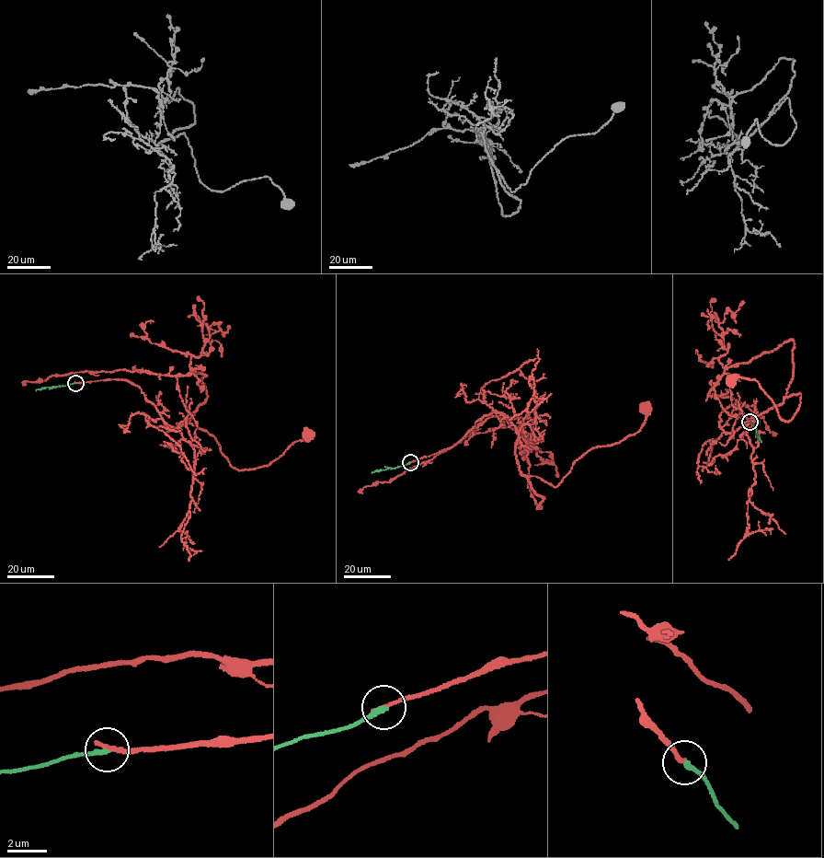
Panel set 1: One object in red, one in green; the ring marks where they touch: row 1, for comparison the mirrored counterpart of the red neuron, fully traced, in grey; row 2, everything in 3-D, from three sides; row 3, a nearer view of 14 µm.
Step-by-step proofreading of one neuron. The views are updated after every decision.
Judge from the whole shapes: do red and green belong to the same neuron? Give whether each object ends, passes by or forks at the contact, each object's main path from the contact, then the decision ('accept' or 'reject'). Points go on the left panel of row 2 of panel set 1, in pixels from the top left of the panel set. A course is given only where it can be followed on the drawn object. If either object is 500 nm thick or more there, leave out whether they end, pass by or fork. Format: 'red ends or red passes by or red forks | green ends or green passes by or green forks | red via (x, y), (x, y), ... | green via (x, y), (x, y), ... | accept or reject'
red ends | green ends | red via (75, 382), (138, 387), (167, 424), (207, 431), (239, 470), (268, 466), (309, 434) | green via (75, 383), (35, 390) | reject

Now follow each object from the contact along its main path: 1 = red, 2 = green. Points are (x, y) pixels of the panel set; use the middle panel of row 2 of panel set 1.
1: (410, 462), (450, 448), (493, 411), (516, 430), (522, 475), (556, 486), (582, 455), (635, 434), (646, 406)
2: (410, 462), (371, 472)

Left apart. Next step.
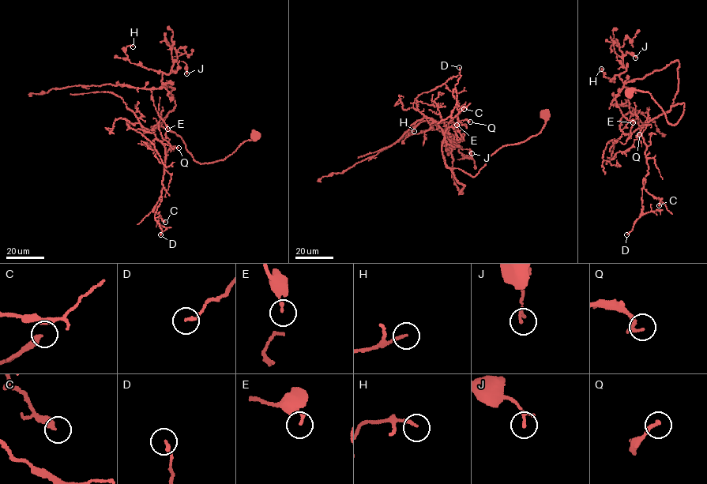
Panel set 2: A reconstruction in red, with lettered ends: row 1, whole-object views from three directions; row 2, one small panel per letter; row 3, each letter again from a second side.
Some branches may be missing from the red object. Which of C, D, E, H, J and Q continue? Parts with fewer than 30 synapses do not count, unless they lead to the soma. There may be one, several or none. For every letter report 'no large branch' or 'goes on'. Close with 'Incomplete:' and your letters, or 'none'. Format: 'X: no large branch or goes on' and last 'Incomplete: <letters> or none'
C: no large branch
D: no large branch
E: no large branch
H: no large branch
J: no large branch
Q: no large branch
Incomplete: none

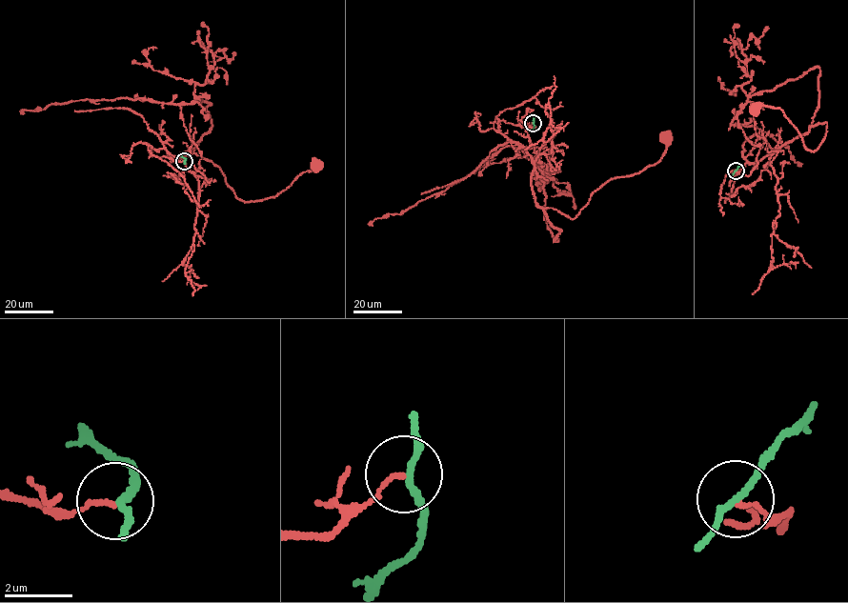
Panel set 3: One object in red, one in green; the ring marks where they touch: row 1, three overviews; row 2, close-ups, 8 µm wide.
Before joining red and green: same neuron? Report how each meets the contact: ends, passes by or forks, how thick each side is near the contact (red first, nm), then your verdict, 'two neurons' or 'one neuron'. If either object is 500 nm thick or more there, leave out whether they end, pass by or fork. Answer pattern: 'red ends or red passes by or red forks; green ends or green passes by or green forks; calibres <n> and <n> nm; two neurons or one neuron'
red ends; green passes by; calibres 120 and 180 nm; two neurons

